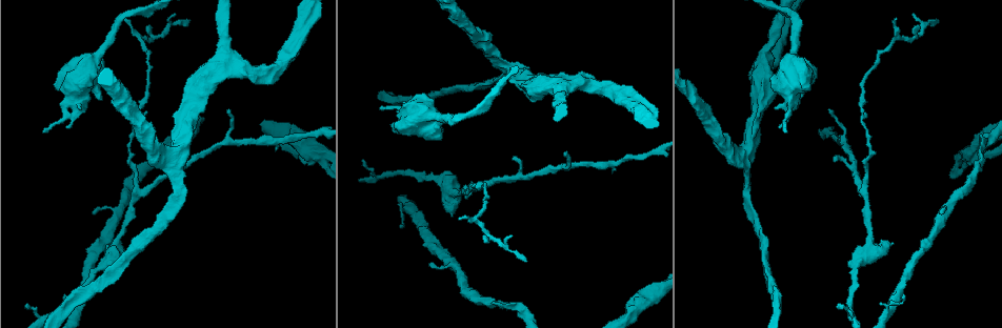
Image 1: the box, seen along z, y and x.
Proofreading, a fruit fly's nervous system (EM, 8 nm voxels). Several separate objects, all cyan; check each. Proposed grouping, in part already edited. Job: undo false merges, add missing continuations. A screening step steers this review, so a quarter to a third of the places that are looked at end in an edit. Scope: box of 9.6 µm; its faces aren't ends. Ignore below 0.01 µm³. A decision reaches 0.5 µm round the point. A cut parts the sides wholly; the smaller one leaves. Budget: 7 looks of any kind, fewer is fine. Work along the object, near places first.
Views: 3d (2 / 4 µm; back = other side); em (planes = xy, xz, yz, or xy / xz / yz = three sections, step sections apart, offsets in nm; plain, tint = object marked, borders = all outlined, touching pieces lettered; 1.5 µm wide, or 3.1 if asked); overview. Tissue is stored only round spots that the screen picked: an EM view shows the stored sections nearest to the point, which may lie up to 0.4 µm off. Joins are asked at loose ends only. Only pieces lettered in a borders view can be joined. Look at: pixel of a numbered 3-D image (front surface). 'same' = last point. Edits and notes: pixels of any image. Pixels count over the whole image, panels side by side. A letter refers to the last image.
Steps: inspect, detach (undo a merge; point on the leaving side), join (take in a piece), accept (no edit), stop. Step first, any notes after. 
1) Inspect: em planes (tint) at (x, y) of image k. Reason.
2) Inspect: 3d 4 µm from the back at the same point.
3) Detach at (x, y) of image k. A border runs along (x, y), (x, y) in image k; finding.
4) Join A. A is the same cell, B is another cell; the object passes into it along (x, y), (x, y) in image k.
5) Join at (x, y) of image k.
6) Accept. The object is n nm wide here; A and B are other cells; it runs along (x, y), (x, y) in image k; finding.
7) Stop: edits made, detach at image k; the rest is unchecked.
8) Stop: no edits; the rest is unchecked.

Inspect: em yz step 4 (tint) at (834, 162) of image 1. Free end.

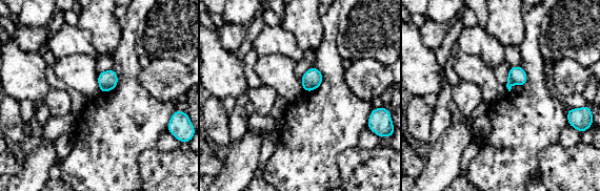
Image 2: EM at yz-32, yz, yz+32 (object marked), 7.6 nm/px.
Inspect: em planes (borders) at the same point.

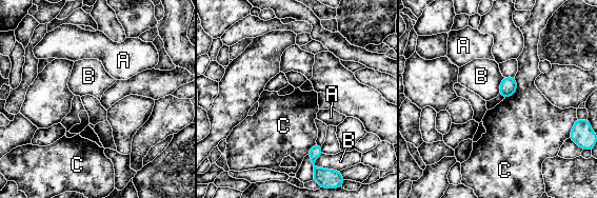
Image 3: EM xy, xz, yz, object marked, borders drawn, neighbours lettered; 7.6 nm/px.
Accept. A, B and C are other cells; a border runs along (515, 77), (516, 92), (504, 99) in image 3; none of them fits.

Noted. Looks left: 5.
Inspect: em xy step 4 (borders) at (440, 140) of image 1. Stops while still wide.

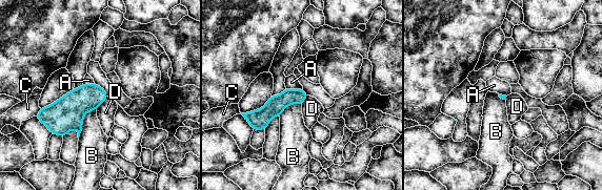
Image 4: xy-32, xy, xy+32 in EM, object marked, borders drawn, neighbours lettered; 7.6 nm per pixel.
Accept. A, B, C and D are other cells; a border runs along (96, 108), (83, 115), (78, 136) in image 4; no lettered piece goes on from it.

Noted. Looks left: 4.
Inspect: 3d 2 µm from the back at (228, 109) of image 1. Thin end.

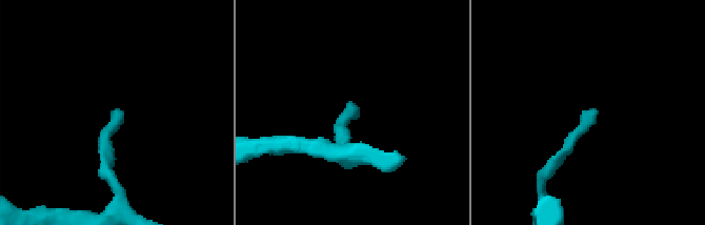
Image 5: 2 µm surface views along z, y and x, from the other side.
Inspect: em planes (plain) at (353, 104) of image 5. Now the EM.

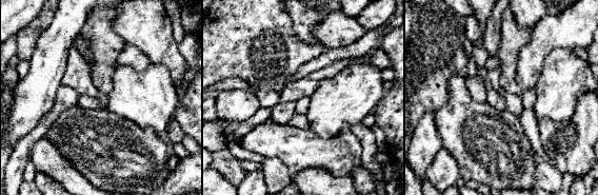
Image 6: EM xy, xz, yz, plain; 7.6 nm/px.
Inspect: em planes (borders) at the same point. See the neighbours.

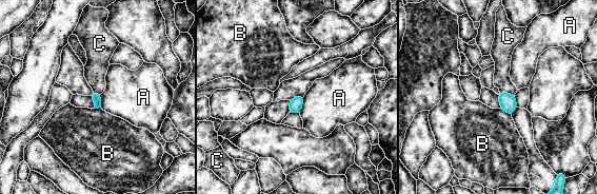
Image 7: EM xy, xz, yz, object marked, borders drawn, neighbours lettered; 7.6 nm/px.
Accept. The longest contact is with A, 140 nm; A, B and C are other cells; a border runs along (499, 91), (514, 95) in image 7; none of them fits.

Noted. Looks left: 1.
Stop: no edits; the rest is unchecked.

